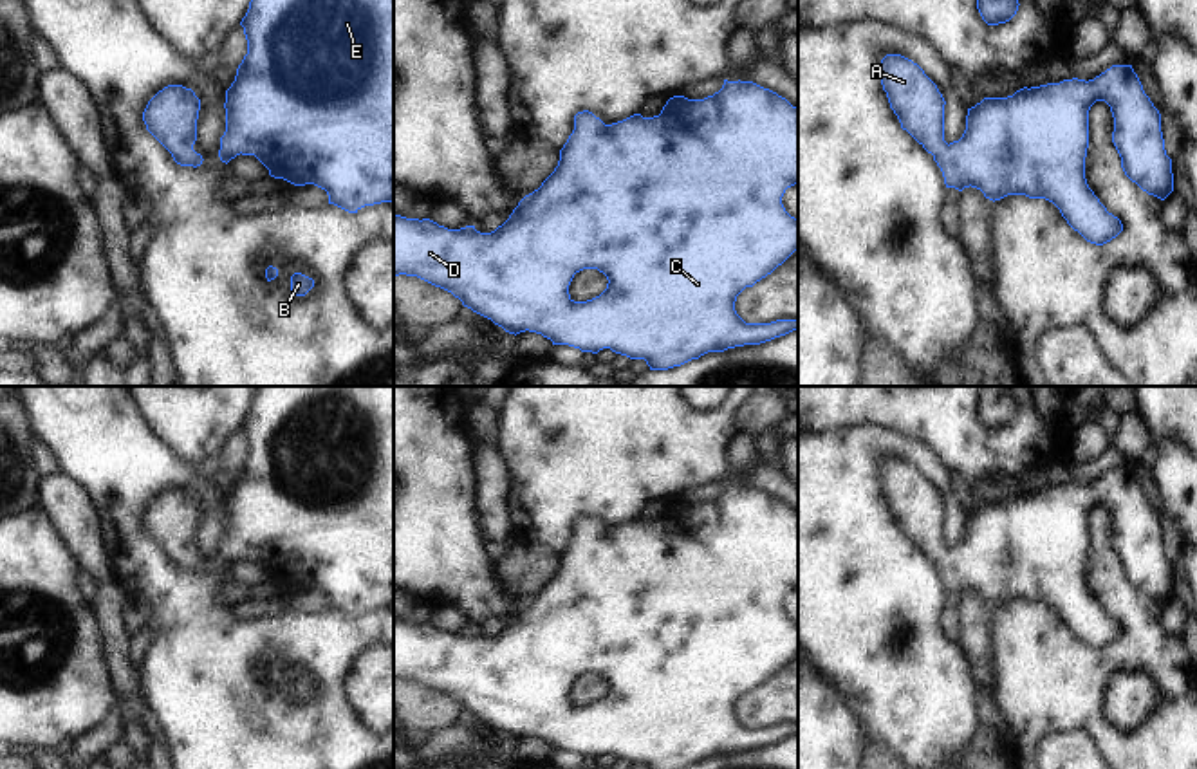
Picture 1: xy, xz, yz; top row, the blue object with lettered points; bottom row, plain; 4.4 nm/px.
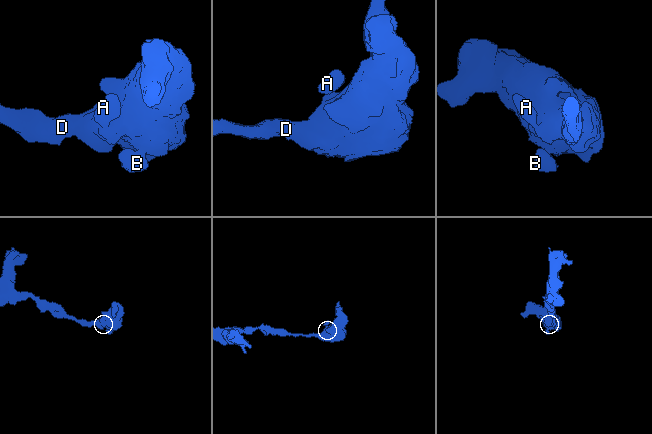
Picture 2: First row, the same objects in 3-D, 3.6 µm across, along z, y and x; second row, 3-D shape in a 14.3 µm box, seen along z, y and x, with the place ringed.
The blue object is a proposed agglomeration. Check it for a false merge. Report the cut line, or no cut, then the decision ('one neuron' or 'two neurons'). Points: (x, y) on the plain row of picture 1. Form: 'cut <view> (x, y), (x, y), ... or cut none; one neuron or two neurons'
cut none; one neuron

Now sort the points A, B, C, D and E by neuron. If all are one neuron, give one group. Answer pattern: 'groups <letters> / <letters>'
groups A B C D E

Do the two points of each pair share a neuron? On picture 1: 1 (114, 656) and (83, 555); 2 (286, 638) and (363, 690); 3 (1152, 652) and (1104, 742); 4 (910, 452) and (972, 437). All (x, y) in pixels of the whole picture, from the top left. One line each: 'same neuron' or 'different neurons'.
1: same neuron
2: different neurons
3: same neuron
4: different neurons

